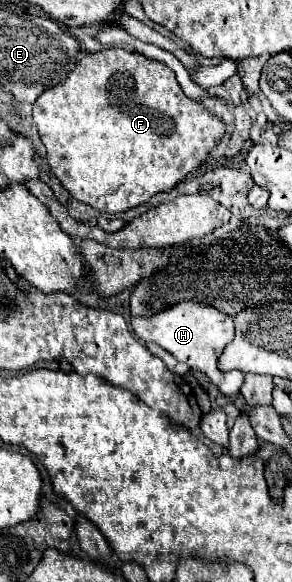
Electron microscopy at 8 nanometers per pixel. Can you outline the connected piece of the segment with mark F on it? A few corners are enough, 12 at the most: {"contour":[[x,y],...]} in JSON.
{"contour":[[89,53],[33,121],[51,171],[109,215],[227,135],[165,63]]}

